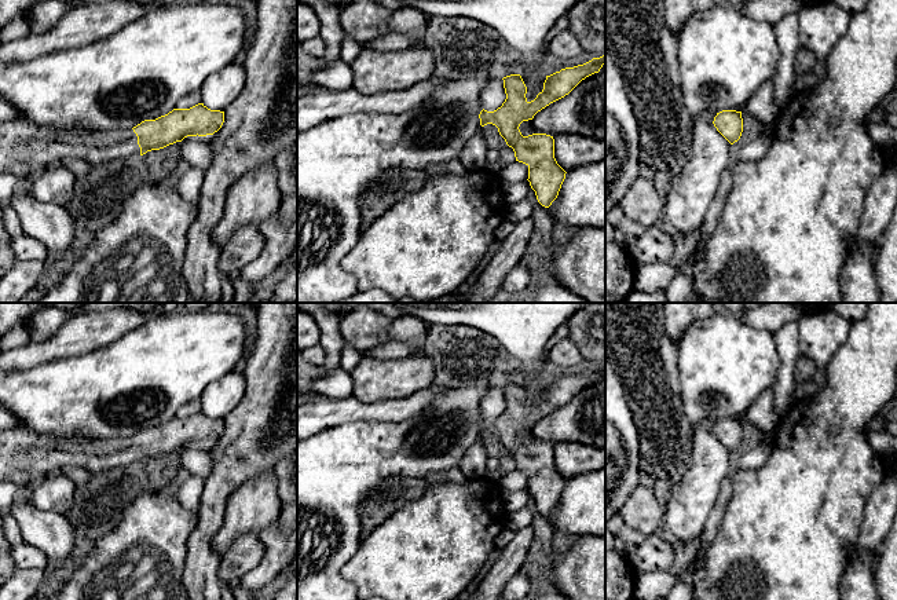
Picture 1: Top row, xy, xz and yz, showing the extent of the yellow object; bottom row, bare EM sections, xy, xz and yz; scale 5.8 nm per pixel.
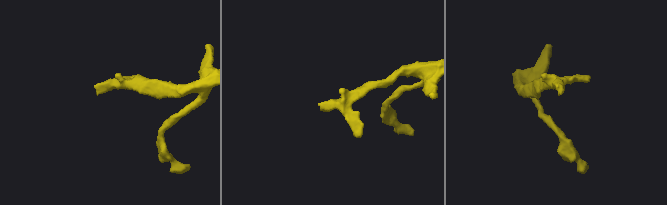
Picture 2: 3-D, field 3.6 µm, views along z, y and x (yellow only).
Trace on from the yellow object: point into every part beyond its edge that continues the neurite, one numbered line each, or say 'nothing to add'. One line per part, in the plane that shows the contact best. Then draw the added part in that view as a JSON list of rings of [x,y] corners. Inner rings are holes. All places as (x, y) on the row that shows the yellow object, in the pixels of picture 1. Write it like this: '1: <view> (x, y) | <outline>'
1: xy (25, 150) | [[[0,122],[0,173],[12,175],[19,183],[29,183],[65,158],[80,158],[98,167],[131,156],[140,156],[133,129],[58,129]]]

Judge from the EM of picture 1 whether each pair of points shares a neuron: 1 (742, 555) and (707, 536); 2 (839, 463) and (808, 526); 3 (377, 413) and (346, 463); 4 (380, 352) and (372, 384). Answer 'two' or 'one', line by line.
1: two
2: one
3: two
4: two

